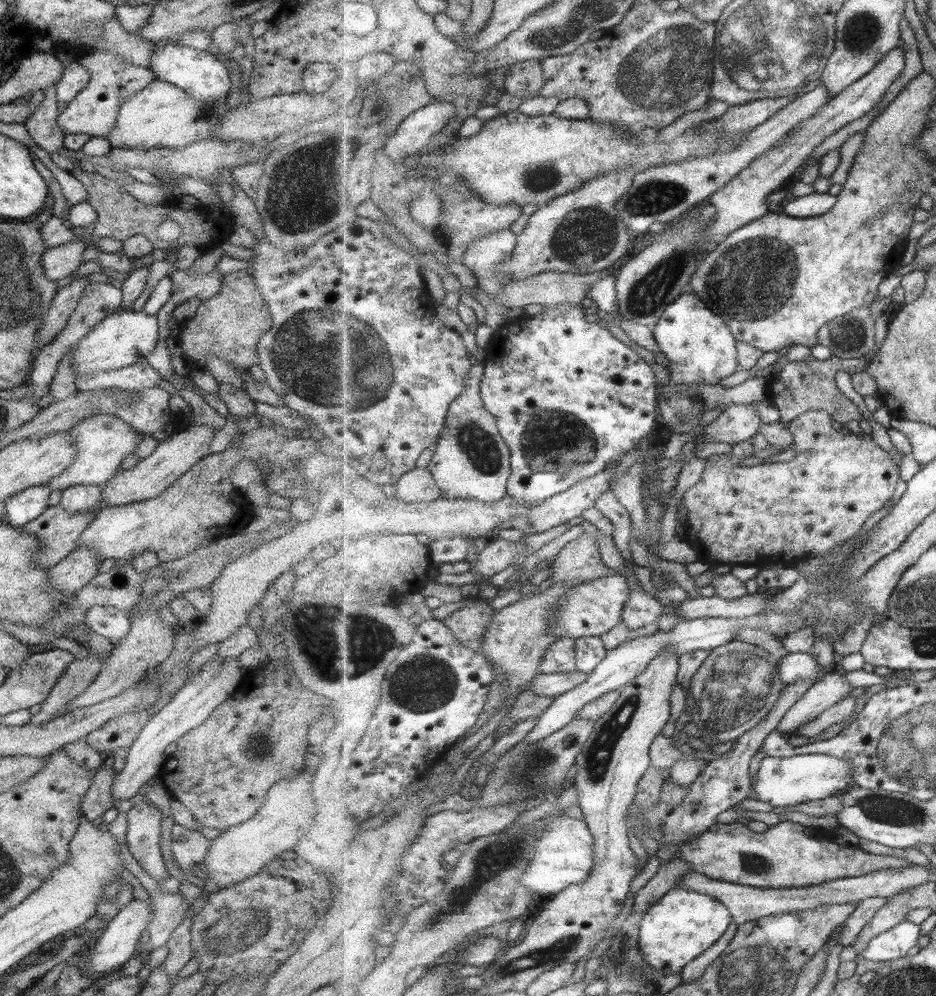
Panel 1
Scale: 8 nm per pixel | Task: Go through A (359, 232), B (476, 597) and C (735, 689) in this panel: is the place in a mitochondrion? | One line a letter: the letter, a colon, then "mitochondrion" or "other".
A: other
B: other
C: mitochondrion

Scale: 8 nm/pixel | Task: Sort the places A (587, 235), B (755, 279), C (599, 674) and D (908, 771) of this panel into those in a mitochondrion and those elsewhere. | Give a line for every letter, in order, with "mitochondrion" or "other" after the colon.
A: mitochondrion
B: mitochondrion
C: other
D: mitochondrion

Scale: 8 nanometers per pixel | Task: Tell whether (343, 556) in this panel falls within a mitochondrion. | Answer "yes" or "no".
no

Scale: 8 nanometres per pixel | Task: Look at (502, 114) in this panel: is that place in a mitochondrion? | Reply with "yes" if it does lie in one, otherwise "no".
no

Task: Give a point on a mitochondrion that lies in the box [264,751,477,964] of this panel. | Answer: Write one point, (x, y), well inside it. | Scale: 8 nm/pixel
(399, 891)

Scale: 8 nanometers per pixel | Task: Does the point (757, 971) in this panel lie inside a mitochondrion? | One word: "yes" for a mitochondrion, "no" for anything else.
yes

